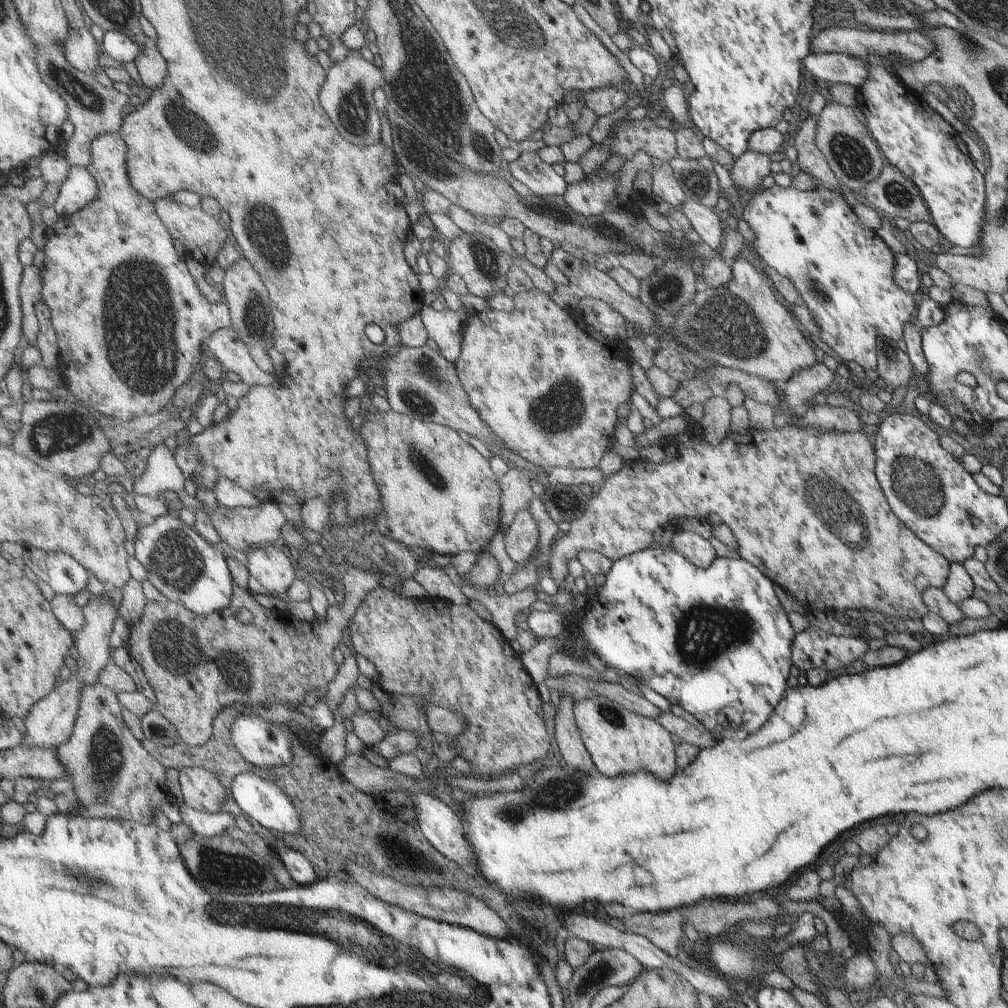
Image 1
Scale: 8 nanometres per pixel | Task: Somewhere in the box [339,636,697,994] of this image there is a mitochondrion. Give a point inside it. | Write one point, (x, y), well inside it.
(550, 794)

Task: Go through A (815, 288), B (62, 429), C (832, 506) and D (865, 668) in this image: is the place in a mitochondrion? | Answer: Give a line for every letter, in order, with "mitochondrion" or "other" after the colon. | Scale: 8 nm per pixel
A: mitochondrion
B: mitochondrion
C: mitochondrion
D: other

